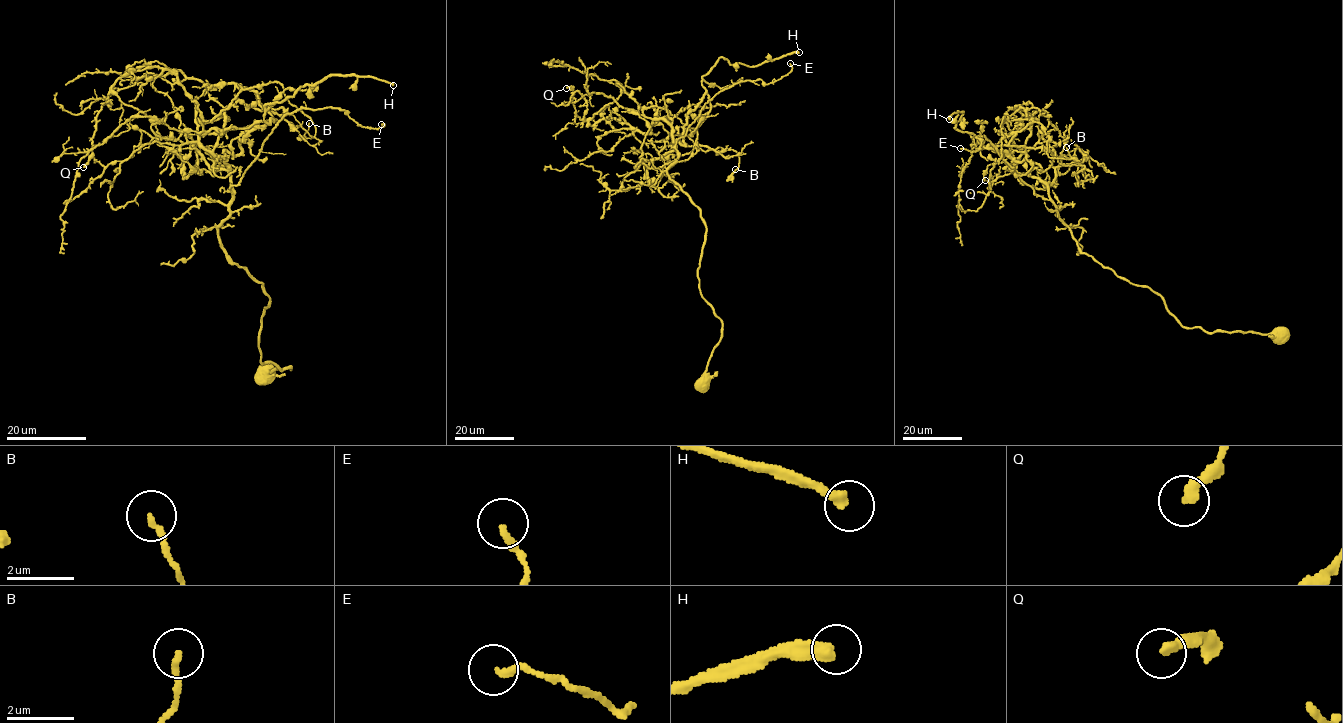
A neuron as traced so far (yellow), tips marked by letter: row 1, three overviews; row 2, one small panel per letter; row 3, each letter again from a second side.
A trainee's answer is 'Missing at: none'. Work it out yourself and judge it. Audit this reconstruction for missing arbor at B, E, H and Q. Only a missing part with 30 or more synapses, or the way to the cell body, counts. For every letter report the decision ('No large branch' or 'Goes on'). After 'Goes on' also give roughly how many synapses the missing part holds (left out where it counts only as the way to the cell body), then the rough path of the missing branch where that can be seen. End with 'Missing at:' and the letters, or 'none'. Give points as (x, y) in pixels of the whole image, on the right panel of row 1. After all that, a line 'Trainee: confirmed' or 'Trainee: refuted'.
B: No large branch
E: No large branch
H: Goes on. Roughly 200 synapses. Course of what is missing: (949, 119), (913, 153), (977, 107), (1020, 110), (1065, 145), (1032, 156), (1013, 133), (1018, 133)
Q: No large branch
Missing at: H
Trainee: refuted

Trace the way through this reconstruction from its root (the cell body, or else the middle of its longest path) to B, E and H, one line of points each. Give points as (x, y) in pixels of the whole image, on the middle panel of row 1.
B: (702, 383), (722, 321), (672, 132), (708, 112), (690, 138), (735, 169)
E: (702, 383), (722, 321), (699, 288), (701, 211), (666, 170), (708, 100), (741, 81), (778, 80), (790, 63)
H: (702, 383), (722, 321), (699, 288), (701, 211), (667, 174), (672, 134), (684, 144), (719, 58), (799, 52)

